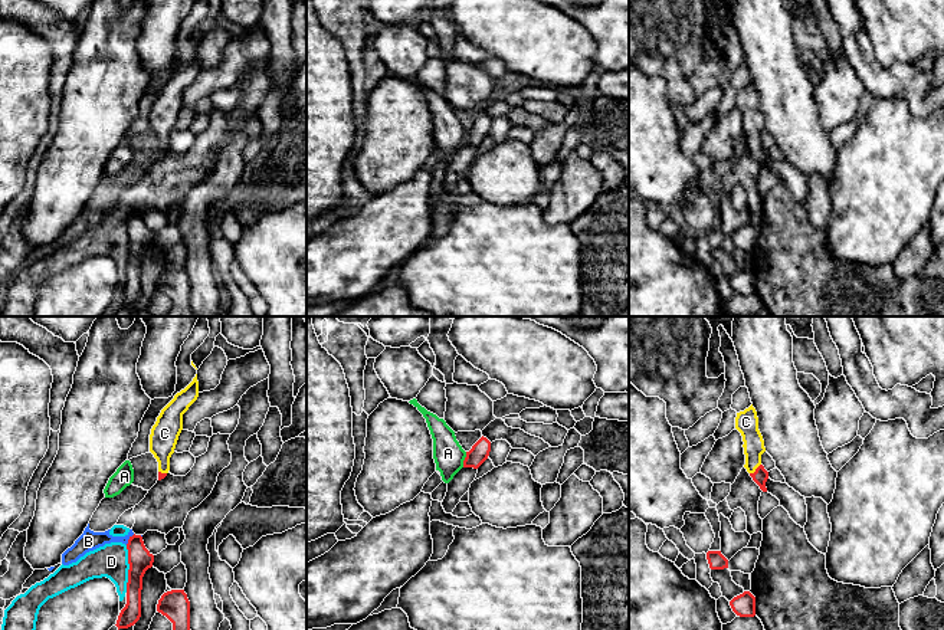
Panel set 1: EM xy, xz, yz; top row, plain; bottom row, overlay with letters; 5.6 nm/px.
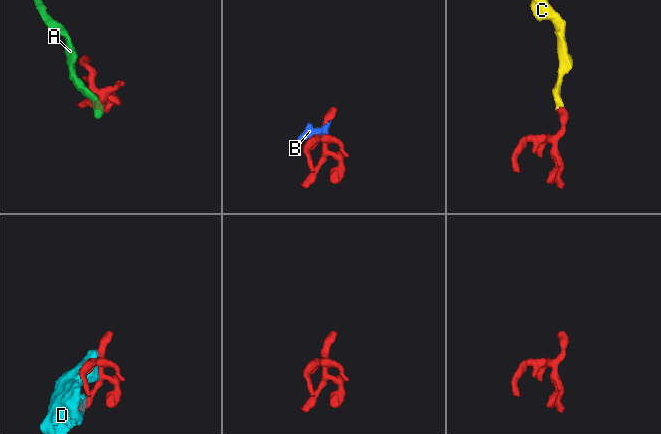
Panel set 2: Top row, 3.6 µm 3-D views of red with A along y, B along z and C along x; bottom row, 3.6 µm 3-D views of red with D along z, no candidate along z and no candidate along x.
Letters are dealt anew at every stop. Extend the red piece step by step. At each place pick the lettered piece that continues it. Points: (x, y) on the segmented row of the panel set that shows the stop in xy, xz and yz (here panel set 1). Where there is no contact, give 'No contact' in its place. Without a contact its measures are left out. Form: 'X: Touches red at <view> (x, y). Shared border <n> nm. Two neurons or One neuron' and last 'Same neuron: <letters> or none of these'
A: Touches red at xz (465, 459). Shared border 90 nm. Two neurons
B: Touches red at xy (128, 540). Shared border 80 nm. Two neurons
C: Touches red at yz (756, 469). Shared border 90 nm. One neuron
D: Touches red at xy (130, 568). Shared border 260 nm. Two neurons
Same neuron: C

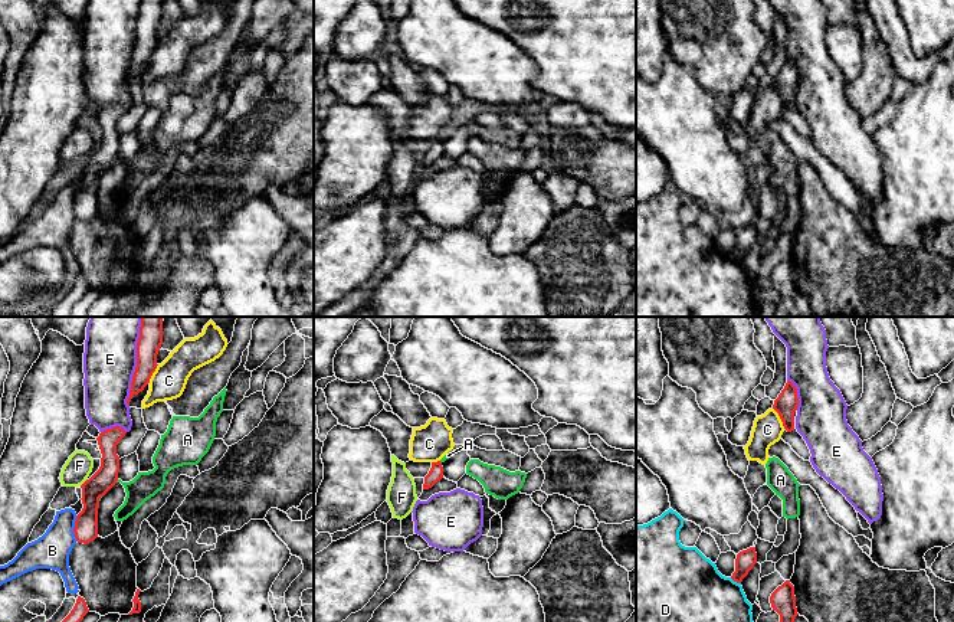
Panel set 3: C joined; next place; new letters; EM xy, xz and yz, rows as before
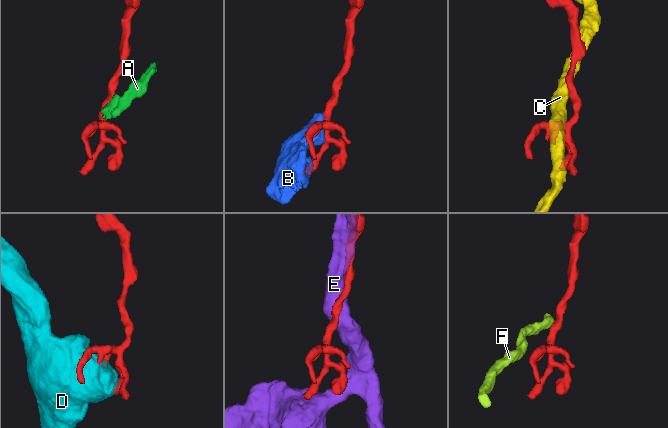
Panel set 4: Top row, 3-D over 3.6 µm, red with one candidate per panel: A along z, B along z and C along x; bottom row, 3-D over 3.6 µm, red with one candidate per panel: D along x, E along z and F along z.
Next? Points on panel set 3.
A: Touches red at xy (100, 497). Shared border 40 nm. Two neurons
B: Touches red at xy (74, 529). Shared border 140 nm. Two neurons
C: Touches red at yz (780, 418). Shared border 140 nm. Two neurons
D: Touches red at yz (736, 580). Shared border 70 nm. Two neurons
E: Touches red at xy (137, 362). Shared border 500 nm. Two neurons
F: Touches red at xy (84, 483). Shared border 50 nm. Two neurons
Same neuron: none of these

